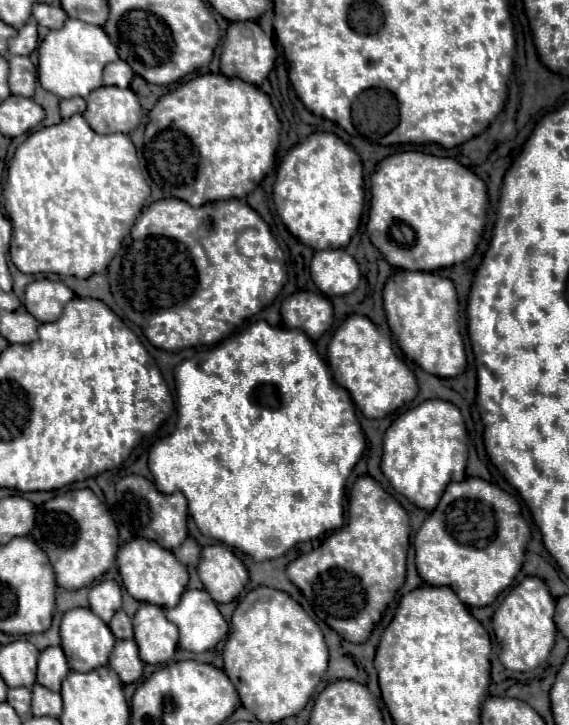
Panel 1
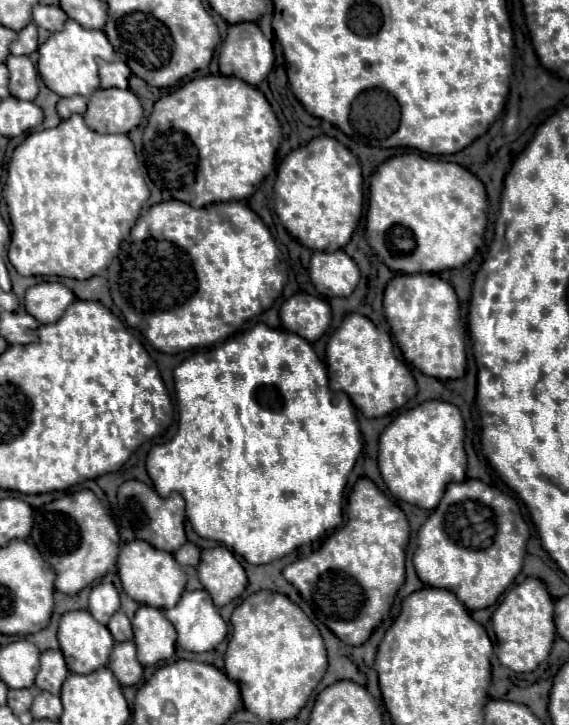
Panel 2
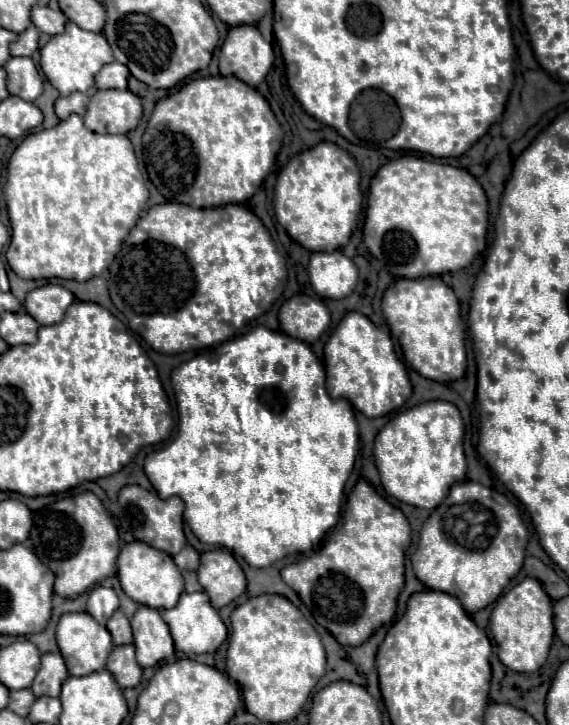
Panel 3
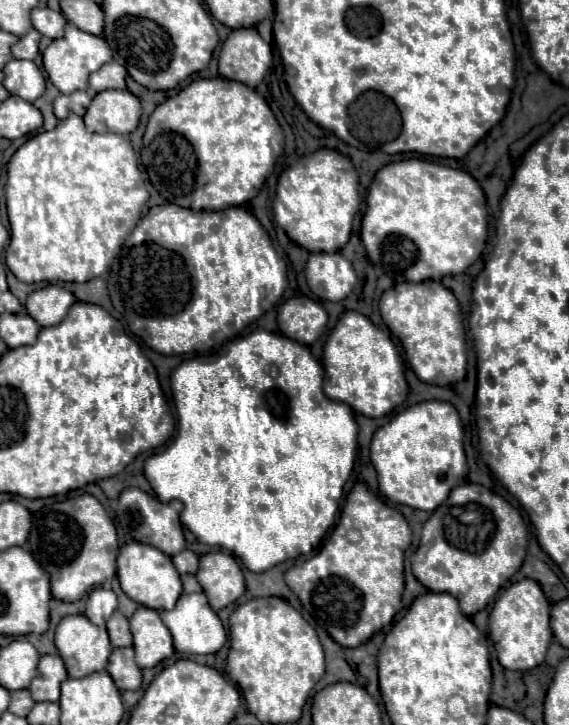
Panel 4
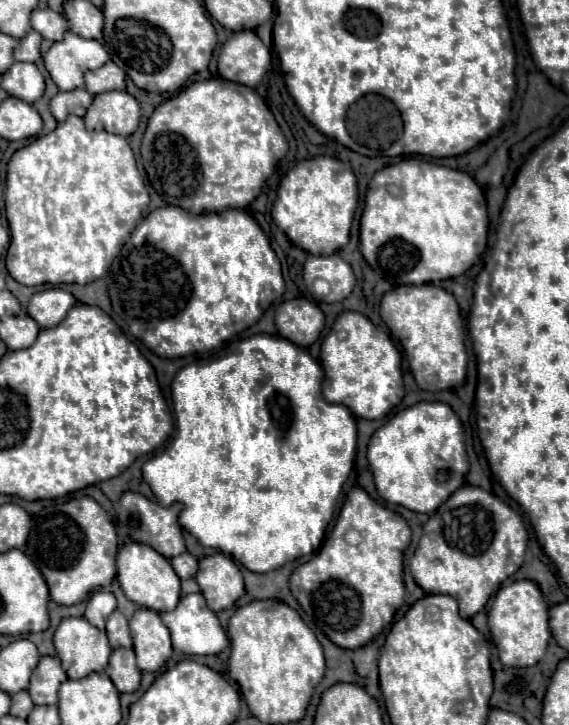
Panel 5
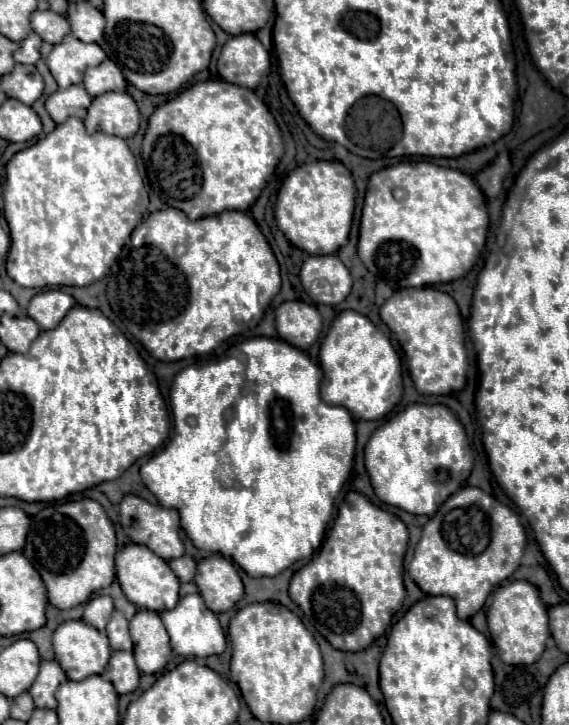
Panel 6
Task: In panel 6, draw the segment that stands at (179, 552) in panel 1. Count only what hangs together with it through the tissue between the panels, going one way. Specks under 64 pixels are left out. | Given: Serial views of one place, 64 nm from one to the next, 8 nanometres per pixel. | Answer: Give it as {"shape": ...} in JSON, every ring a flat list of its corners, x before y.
{"shape":[[188,556,176,558,176,560,168,560,168,566,172,568,172,572,176,572,180,582,194,582,196,576,196,562]]}

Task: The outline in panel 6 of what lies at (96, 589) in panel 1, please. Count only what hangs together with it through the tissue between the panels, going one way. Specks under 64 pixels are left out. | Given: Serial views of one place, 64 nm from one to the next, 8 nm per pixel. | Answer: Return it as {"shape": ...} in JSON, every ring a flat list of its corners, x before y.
{"shape":[[100,594,100,596,94,596,94,598,90,598,90,600,86,602,82,620,84,620,86,624,94,626,96,630,104,632,104,626,106,626,106,622,108,622,112,610,114,610,112,598,106,596,106,594]]}

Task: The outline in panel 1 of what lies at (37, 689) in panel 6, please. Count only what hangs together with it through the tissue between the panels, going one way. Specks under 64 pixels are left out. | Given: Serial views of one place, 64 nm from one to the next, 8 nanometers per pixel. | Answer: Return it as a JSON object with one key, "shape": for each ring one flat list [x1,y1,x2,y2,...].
{"shape":[[52,646,40,652,38,660,38,684,44,684,44,688,52,692,60,692,60,684,64,676,70,672,66,656,60,646]]}

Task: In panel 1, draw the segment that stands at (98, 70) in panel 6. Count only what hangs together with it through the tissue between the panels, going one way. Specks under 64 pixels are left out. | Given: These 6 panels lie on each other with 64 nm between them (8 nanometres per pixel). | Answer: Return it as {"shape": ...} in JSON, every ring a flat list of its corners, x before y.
{"shape":[[116,60,104,66,104,84,112,84,118,88,128,88,134,78,132,68,124,60]]}

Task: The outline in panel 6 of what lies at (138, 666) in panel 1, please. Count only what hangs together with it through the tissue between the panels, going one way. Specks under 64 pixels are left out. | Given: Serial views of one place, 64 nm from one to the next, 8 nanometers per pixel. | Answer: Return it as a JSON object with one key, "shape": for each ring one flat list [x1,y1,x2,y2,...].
{"shape":[[112,652,106,668,106,678,110,678,118,694,134,692,138,688,140,672,136,668,132,652]]}

